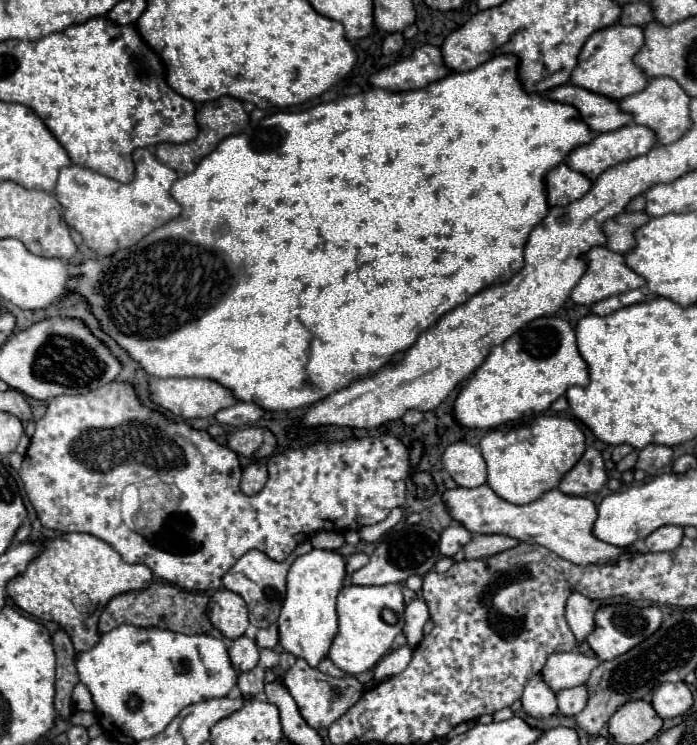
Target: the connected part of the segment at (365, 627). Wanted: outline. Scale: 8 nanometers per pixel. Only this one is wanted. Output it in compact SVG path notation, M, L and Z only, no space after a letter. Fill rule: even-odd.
M345 585L337 597L337 613L339 613L339 633L333 639L329 649L329 659L345 673L357 675L373 669L383 655L391 649L393 639L403 629L403 611L405 601L401 593L401 585L381 585L381 587L365 587L365 585Z

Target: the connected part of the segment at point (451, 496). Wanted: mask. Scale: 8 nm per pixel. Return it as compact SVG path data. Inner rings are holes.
M481 485L475 489L447 489L443 493L443 503L449 509L451 517L457 519L471 535L507 535L521 543L541 545L549 551L557 553L561 559L567 559L575 565L589 565L589 563L613 563L619 555L629 553L633 549L619 549L611 547L591 535L591 527L595 523L597 507L593 501L585 497L565 495L559 489L551 489L543 493L539 499L527 505L513 505L497 497L489 485Z

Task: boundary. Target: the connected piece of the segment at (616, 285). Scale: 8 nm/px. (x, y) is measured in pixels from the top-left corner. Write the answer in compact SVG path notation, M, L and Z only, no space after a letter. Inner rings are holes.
M593 247L589 249L585 255L581 255L581 259L587 263L587 271L583 273L583 277L579 279L579 283L575 285L575 289L571 291L571 299L577 305L587 305L591 307L593 303L613 297L613 295L621 295L627 289L641 289L645 287L645 279L639 277L637 273L633 273L627 265L623 255L609 251L607 247Z

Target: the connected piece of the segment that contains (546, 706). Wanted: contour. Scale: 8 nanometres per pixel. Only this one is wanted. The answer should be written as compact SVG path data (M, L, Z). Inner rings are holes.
M535 675L529 679L529 683L525 685L521 703L523 703L523 711L537 719L545 719L557 711L555 693L547 687L541 675Z

